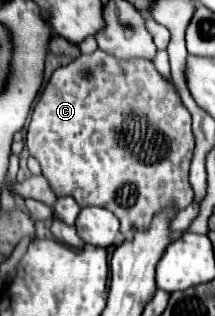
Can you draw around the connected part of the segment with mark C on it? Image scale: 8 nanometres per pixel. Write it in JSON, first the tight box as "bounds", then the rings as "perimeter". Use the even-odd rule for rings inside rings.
{"bounds":[26,51,194,241],"perimeter":[[[94,51],[92,55],[80,55],[52,73],[32,111],[26,147],[42,165],[42,175],[58,197],[70,195],[80,207],[96,205],[112,211],[122,225],[120,233],[130,241],[136,231],[148,229],[162,209],[174,207],[182,211],[192,203],[188,167],[194,151],[194,135],[190,123],[190,113],[176,89],[160,77],[154,63],[142,59],[118,63],[118,59],[110,59],[104,51]]]}

